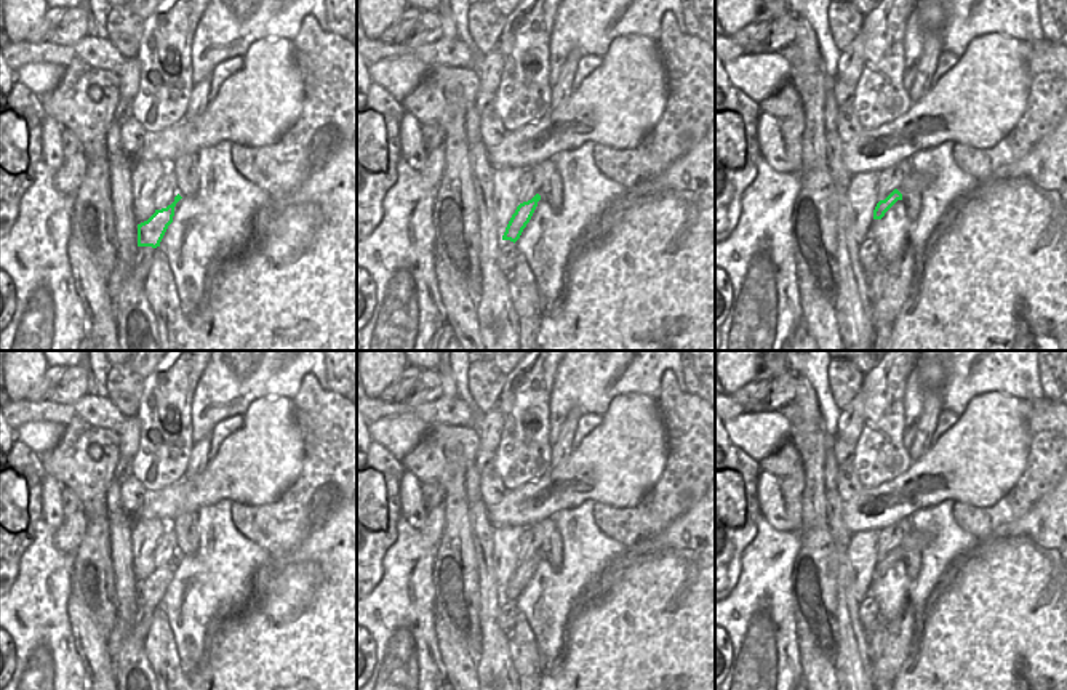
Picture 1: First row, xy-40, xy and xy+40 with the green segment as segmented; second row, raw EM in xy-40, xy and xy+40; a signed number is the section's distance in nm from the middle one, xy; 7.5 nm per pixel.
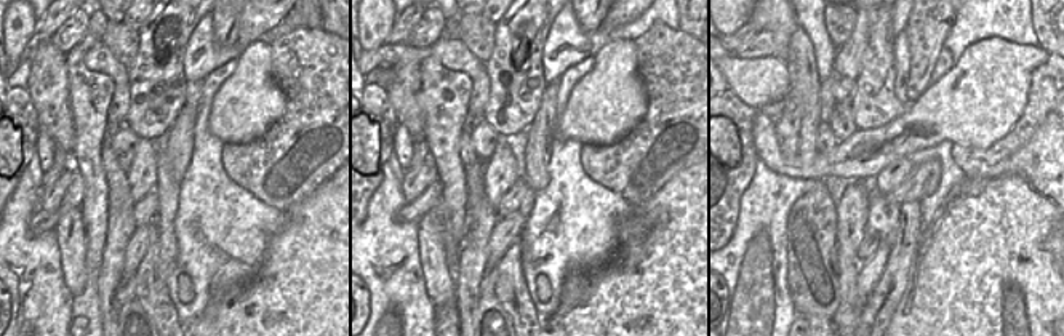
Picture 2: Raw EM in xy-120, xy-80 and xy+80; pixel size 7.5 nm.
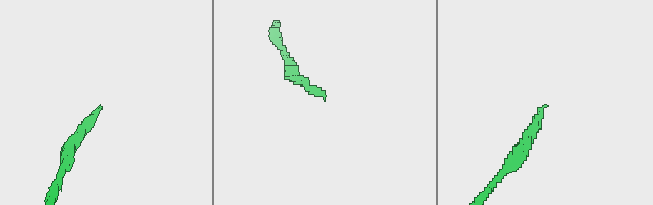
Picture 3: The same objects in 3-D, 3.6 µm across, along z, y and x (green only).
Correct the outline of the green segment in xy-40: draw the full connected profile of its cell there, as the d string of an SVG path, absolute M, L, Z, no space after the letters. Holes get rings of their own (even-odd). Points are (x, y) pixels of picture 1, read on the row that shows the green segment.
M178 194L171 205L155 210L147 221L138 224L138 247L160 247L168 226L173 223L174 207L181 199L182 197Z

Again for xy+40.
M912 171L902 184L894 189L885 200L880 200L873 210L873 219L881 219L885 213L897 202L902 200L905 192L923 192L928 181L923 175Z

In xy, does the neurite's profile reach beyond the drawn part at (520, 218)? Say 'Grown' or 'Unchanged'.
Unchanged.

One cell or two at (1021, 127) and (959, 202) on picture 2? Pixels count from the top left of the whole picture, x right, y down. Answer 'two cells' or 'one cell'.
two cells

